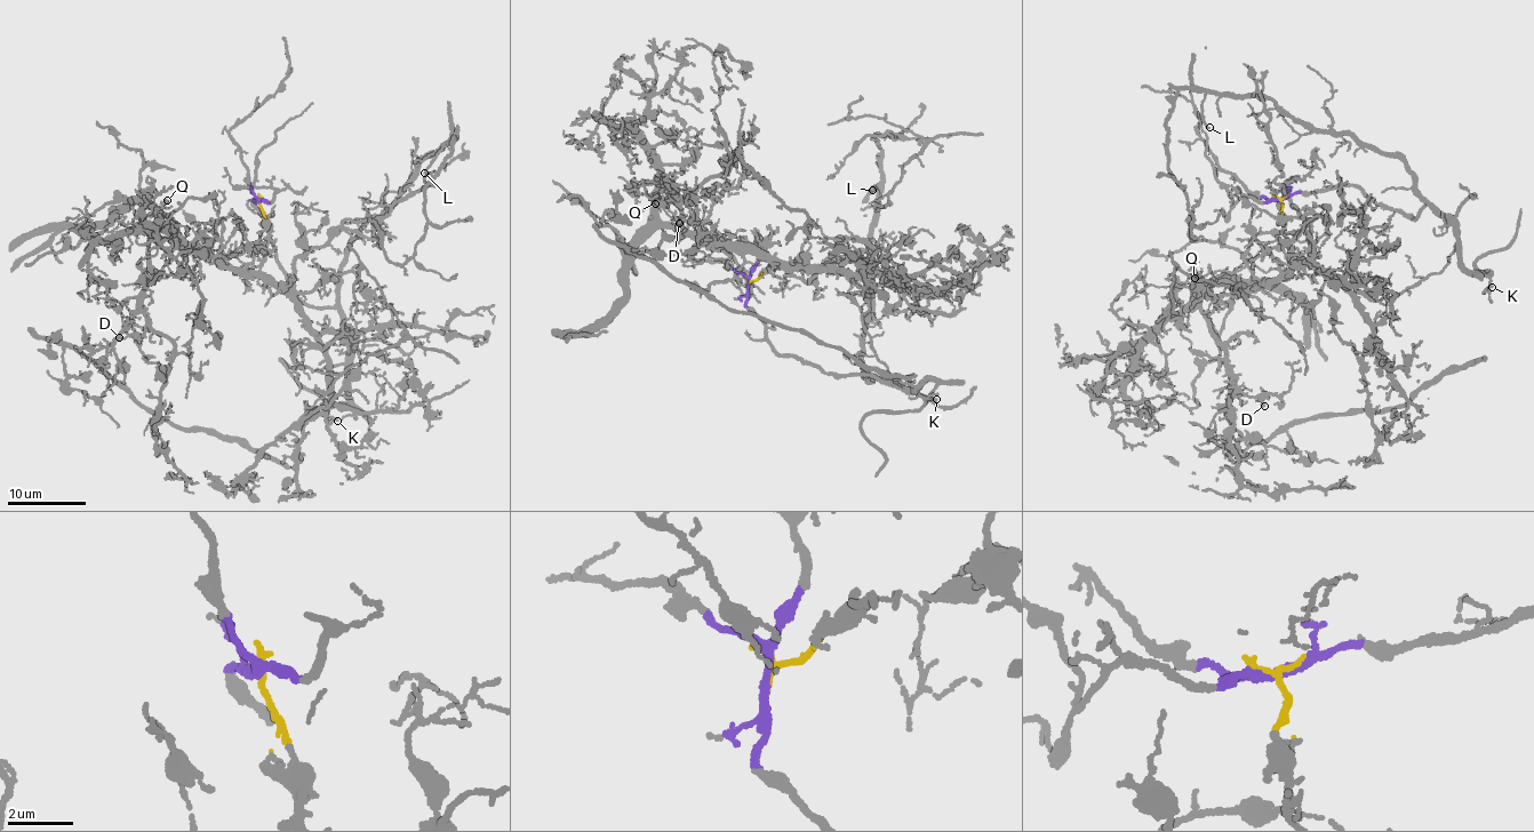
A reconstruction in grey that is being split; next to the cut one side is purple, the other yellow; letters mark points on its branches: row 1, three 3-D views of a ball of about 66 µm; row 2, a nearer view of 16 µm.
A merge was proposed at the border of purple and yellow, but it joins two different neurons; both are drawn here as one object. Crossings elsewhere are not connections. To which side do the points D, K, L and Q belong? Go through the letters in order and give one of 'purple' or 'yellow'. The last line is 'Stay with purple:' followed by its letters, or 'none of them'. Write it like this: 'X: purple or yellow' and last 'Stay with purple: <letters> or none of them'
D: yellow
K: purple
L: purple
Q: yellow
Stay with purple: K, L

